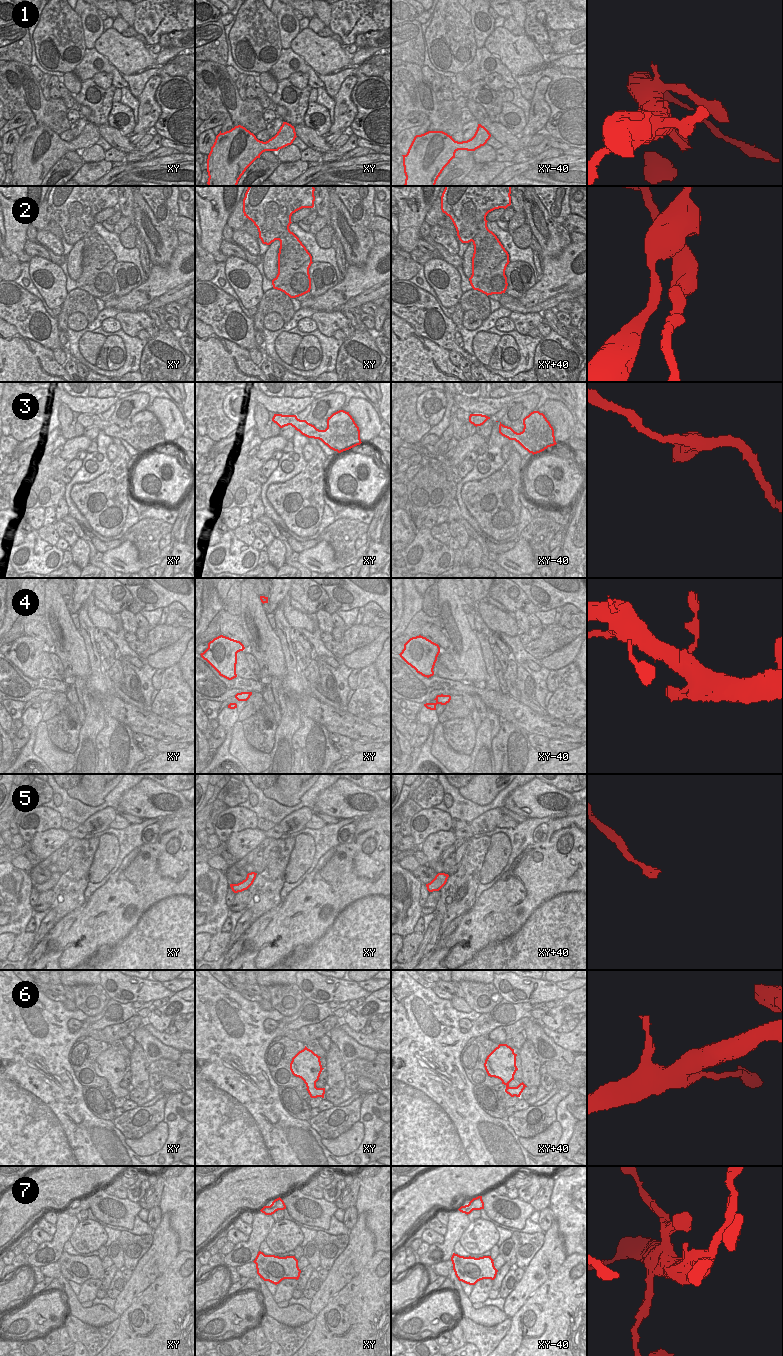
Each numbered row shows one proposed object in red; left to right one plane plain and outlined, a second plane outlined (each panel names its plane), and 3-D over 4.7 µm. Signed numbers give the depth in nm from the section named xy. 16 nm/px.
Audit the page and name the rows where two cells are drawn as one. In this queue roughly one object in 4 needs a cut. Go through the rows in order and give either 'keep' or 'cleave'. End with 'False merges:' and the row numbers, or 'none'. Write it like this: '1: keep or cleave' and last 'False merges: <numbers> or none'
1: keep
2: cleave
3: keep
4: keep
5: cleave
6: keep
7: keep
False merges: 2, 5

